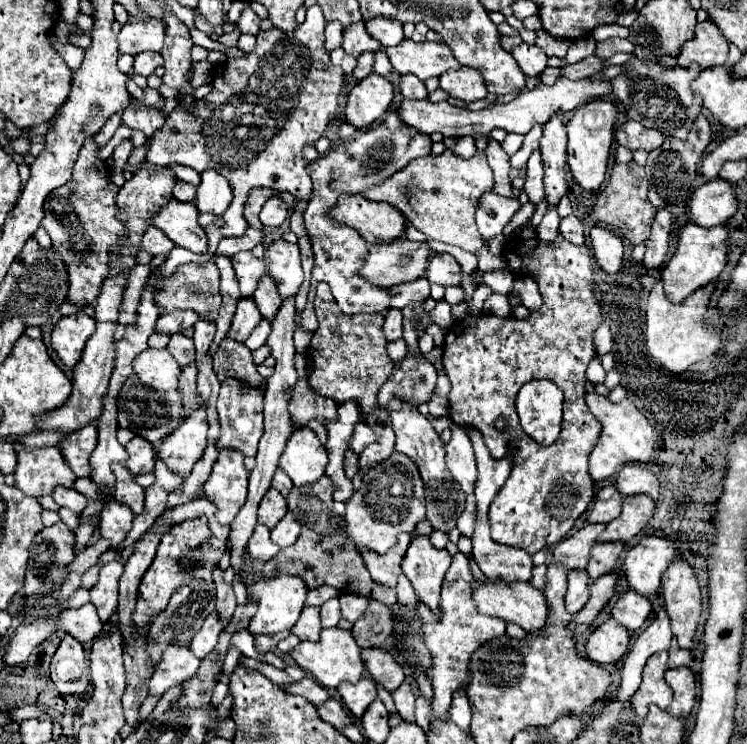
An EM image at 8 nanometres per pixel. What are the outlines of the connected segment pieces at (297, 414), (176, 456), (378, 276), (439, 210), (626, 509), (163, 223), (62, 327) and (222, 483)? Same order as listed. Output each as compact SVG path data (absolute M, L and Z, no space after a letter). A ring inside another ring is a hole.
M299 378L293 386L291 398L289 398L289 414L295 428L307 426L311 420L317 420L321 424L337 420L337 402L333 398L319 396L307 382L307 378Z
M197 408L191 416L187 416L177 428L177 432L169 434L161 446L157 448L157 454L167 462L169 470L187 476L193 468L193 464L203 456L205 444L207 444L207 412L205 408Z
M393 240L393 244L371 244L369 256L361 266L361 276L375 286L389 288L401 282L425 276L431 248L423 242ZM409 254L409 262L401 264L401 256Z
M445 150L441 156L425 156L425 158L413 160L401 172L395 172L393 176L389 176L387 180L383 180L381 184L377 184L373 188L367 188L363 192L363 196L369 200L377 200L377 202L389 202L395 208L399 208L407 216L407 220L411 220L411 224L427 236L427 240L441 240L445 244L459 246L473 254L481 252L479 254L479 270L489 272L489 270L501 270L507 266L503 256L493 258L491 254L487 254L487 250L483 250L481 234L477 232L477 226L475 226L475 202L485 192L491 192L491 186L493 186L493 176L489 172L489 164L487 164L483 152L477 152L473 158L463 160L463 158L455 156L451 150Z
M645 494L627 496L623 500L623 510L619 518L607 524L605 532L597 538L597 542L617 542L617 540L629 542L647 526L653 512L655 512L655 502L649 496Z
M171 200L163 206L153 218L151 224L165 232L177 246L183 246L191 252L205 252L207 238L203 228L197 224L199 212L193 202Z
M85 312L63 316L57 322L51 344L65 366L73 368L77 364L77 360L81 358L83 346L93 332L95 332L95 320Z
M223 450L213 464L213 472L205 482L205 498L215 504L215 518L229 526L241 510L247 496L249 472L243 466L243 456L237 450Z

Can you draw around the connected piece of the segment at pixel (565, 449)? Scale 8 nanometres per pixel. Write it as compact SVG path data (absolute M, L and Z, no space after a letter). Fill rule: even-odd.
M561 232L557 234L555 242L543 242L539 238L511 240L505 244L505 256L519 256L517 264L511 264L511 268L515 268L515 272L523 268L523 276L529 276L537 282L543 294L543 308L531 312L525 320L499 318L495 314L477 314L477 316L467 316L461 322L455 322L445 336L443 364L451 380L451 392L449 392L451 420L459 426L471 424L473 428L477 428L483 434L485 444L493 458L503 458L507 454L507 446L511 440L519 444L519 454L515 456L515 466L511 470L511 476L507 478L507 482L497 492L495 500L489 506L491 536L501 544L517 546L527 550L529 554L535 554L547 546L561 542L575 524L575 520L587 510L593 498L593 480L587 472L587 460L591 448L595 448L599 440L601 424L585 404L585 394L587 394L585 370L589 362L597 356L593 338L603 322L603 308L595 300L595 280L593 280L589 248L567 242ZM531 378L547 378L565 394L561 434L551 446L537 444L529 434L525 434L517 418L517 408L515 408L517 392ZM499 418L505 420L505 428L501 432L495 428L495 422Z

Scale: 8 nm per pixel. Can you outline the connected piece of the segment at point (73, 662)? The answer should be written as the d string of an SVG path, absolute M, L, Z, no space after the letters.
M65 636L51 660L51 680L61 694L85 694L89 686L89 662L83 646Z

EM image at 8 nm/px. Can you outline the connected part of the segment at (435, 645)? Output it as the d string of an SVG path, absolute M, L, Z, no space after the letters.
M455 580L453 584L443 584L441 616L429 612L429 608L417 608L417 614L423 620L425 644L433 654L433 668L429 670L429 678L431 678L433 690L435 690L433 712L437 718L447 720L447 708L451 704L451 694L459 686L467 686L467 682L469 682L469 658L471 658L471 654L483 642L503 634L505 620L497 620L495 616L479 614L473 600L471 600L471 588L465 580Z

